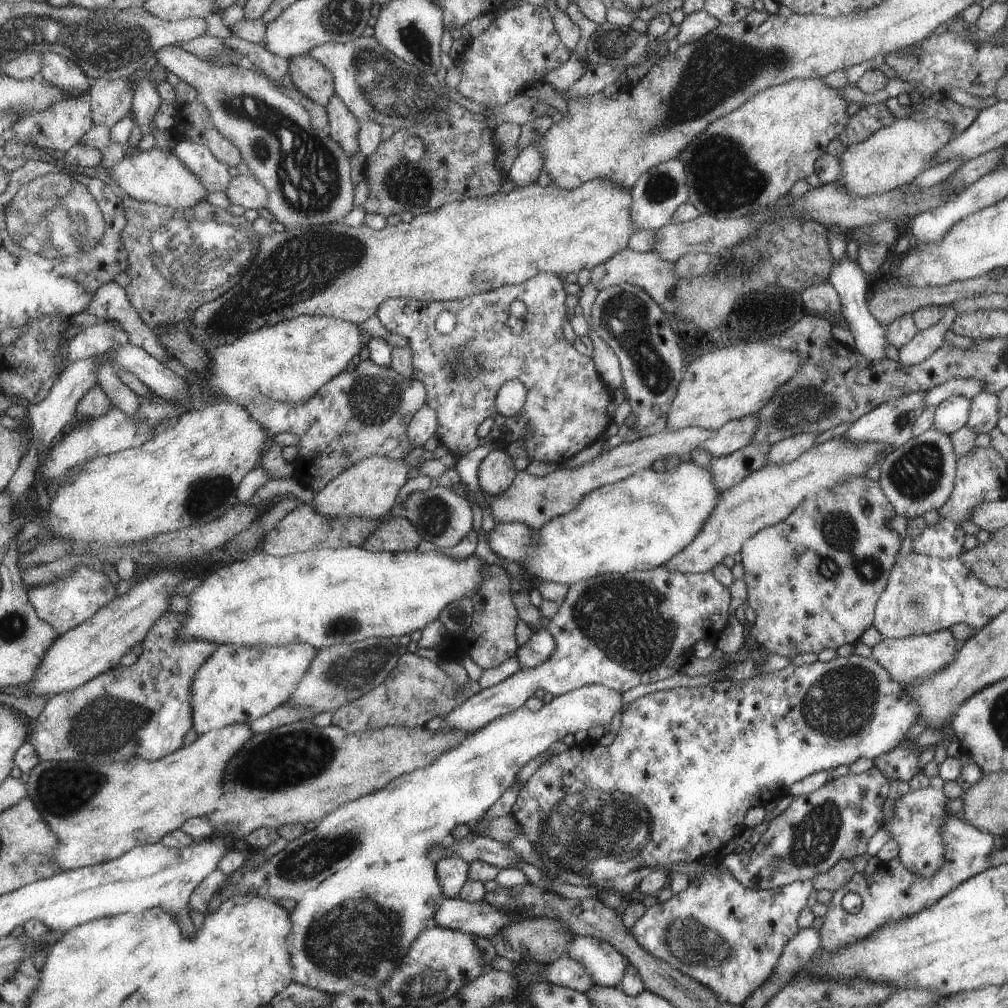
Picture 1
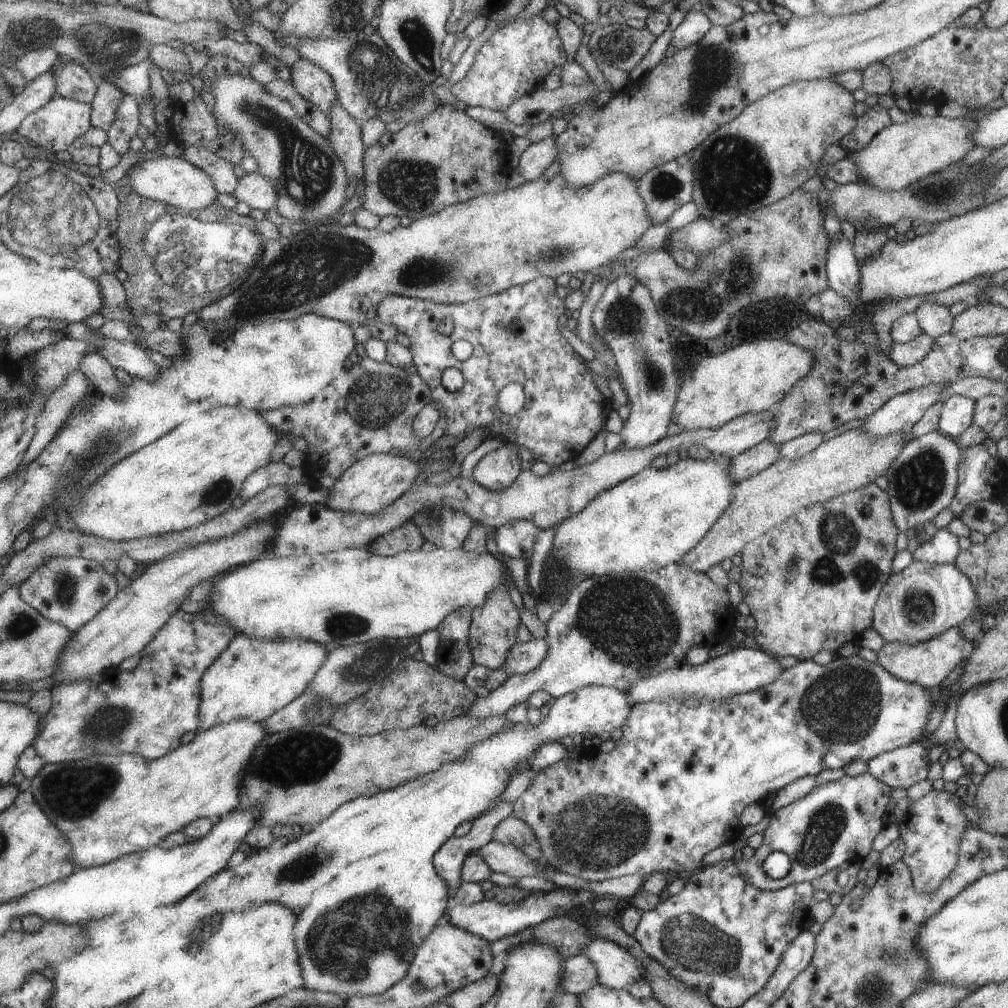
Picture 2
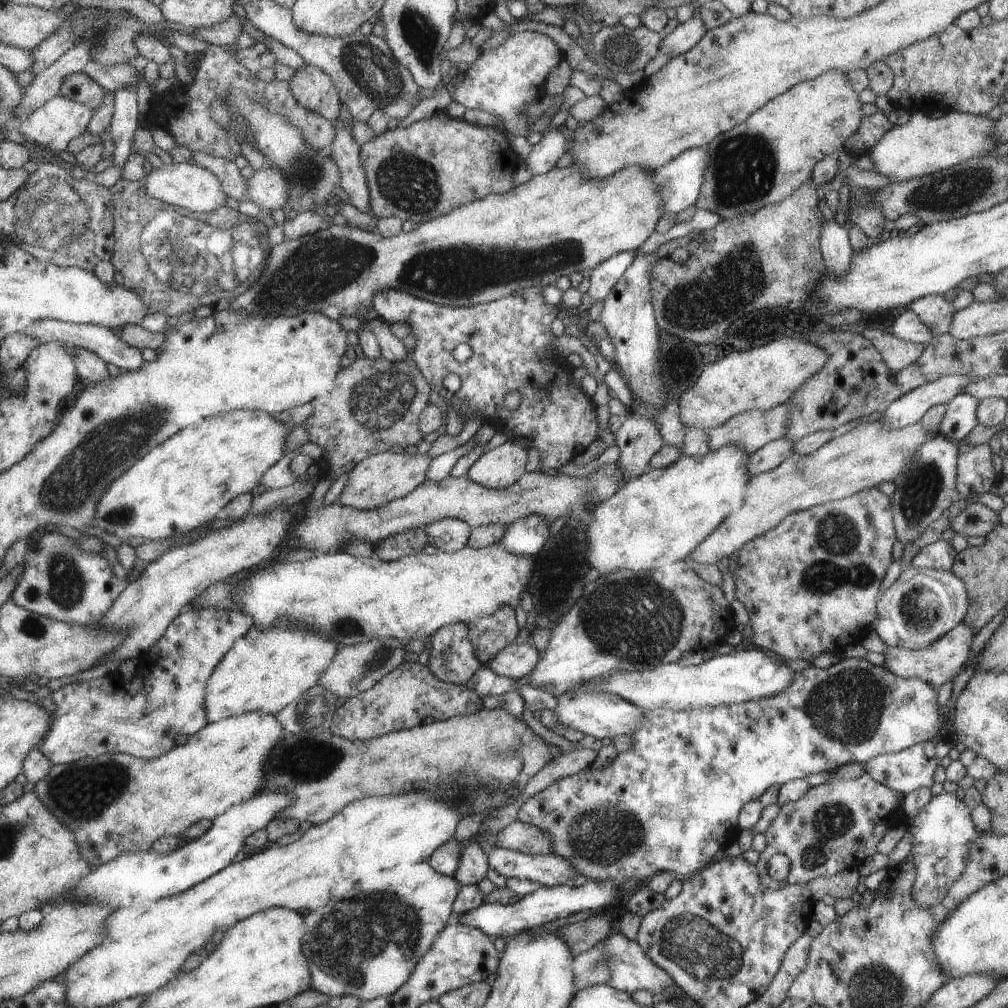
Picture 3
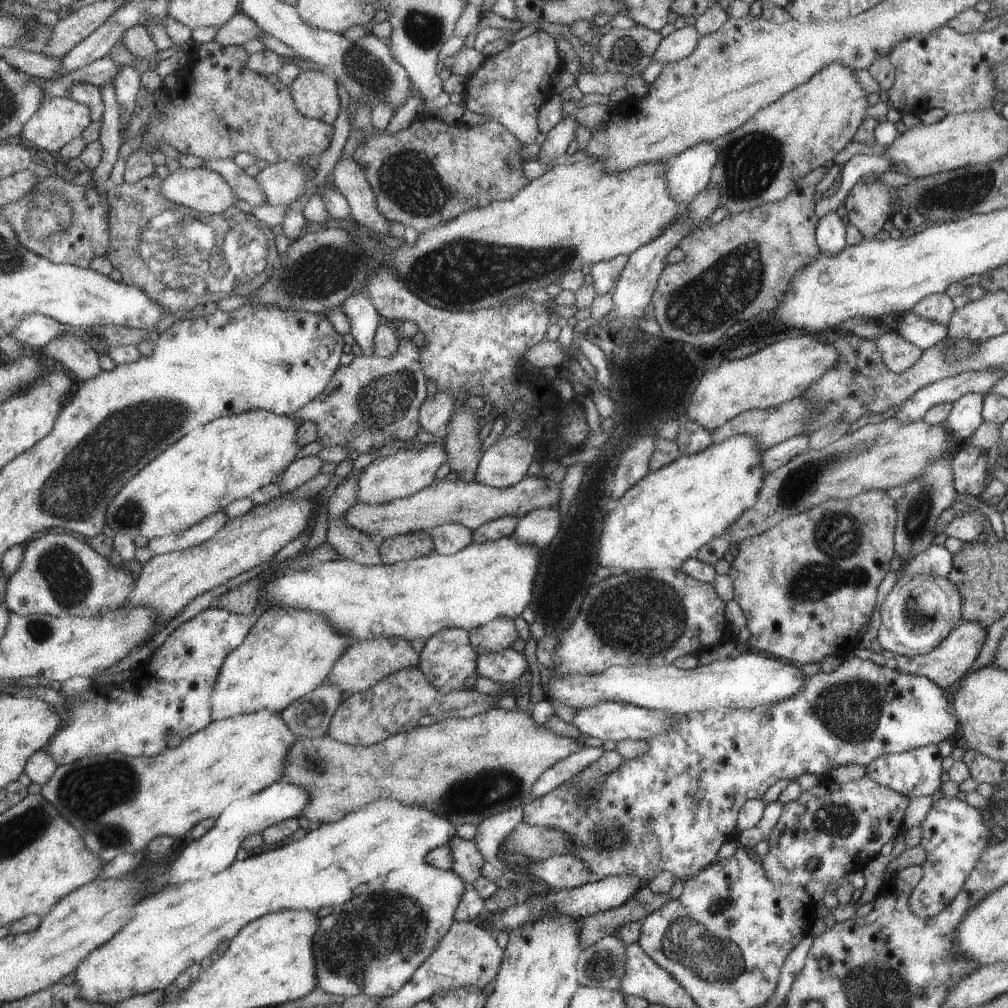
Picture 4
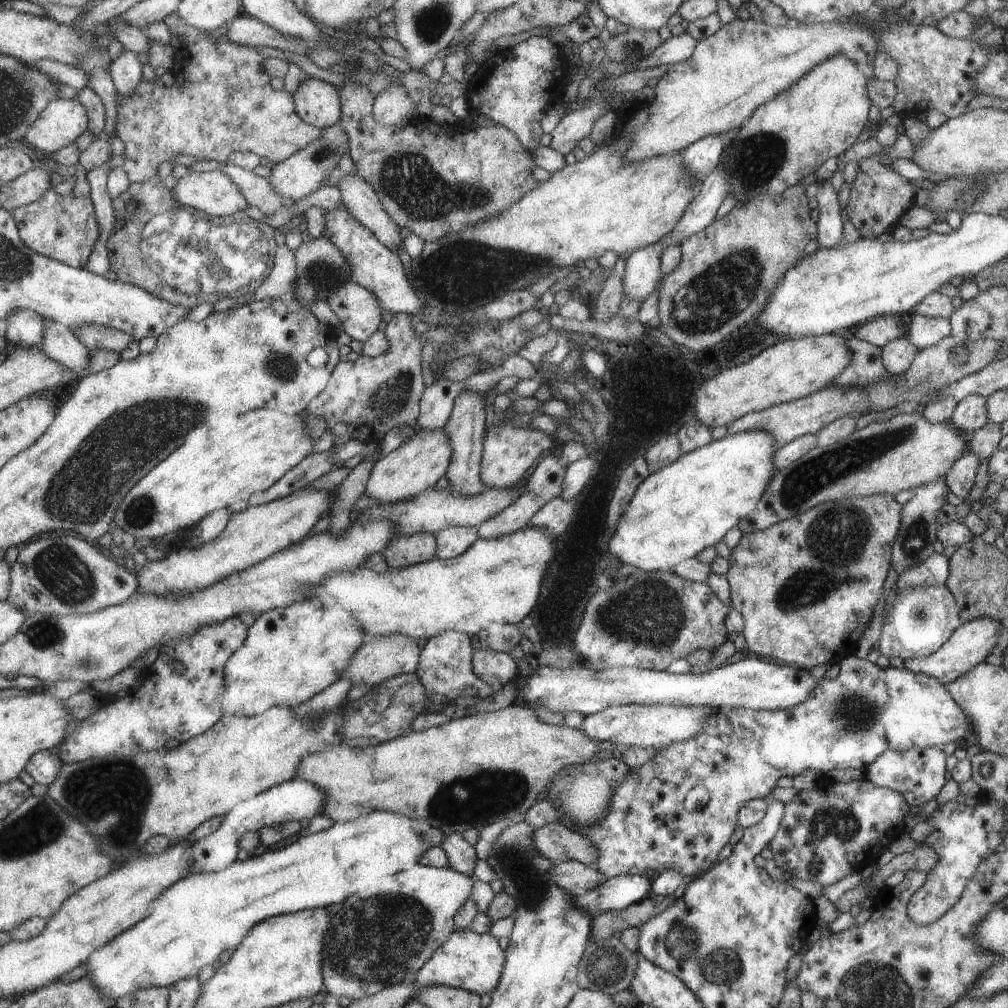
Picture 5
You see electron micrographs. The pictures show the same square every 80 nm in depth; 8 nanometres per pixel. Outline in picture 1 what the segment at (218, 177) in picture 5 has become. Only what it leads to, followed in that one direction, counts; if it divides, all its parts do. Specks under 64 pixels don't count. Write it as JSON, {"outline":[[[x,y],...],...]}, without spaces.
{"outline":[[[156,145],[150,150],[123,156],[117,164],[109,167],[108,172],[127,195],[139,202],[153,202],[174,208],[192,208],[201,200],[205,201],[210,193],[201,178],[195,172],[191,172],[172,151],[163,151]]]}

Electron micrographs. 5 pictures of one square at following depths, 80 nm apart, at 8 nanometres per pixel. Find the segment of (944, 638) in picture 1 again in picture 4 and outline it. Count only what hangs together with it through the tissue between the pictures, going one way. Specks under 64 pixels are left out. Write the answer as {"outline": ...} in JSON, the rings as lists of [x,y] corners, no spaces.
{"outline":[[[962,621],[933,651],[912,657],[895,655],[895,659],[890,665],[899,672],[927,677],[927,680],[934,681],[935,684],[946,690],[953,682],[961,679],[967,673],[967,670],[969,670],[969,667],[973,664],[975,658],[977,658],[979,648],[985,642],[985,629],[978,622]]]}

